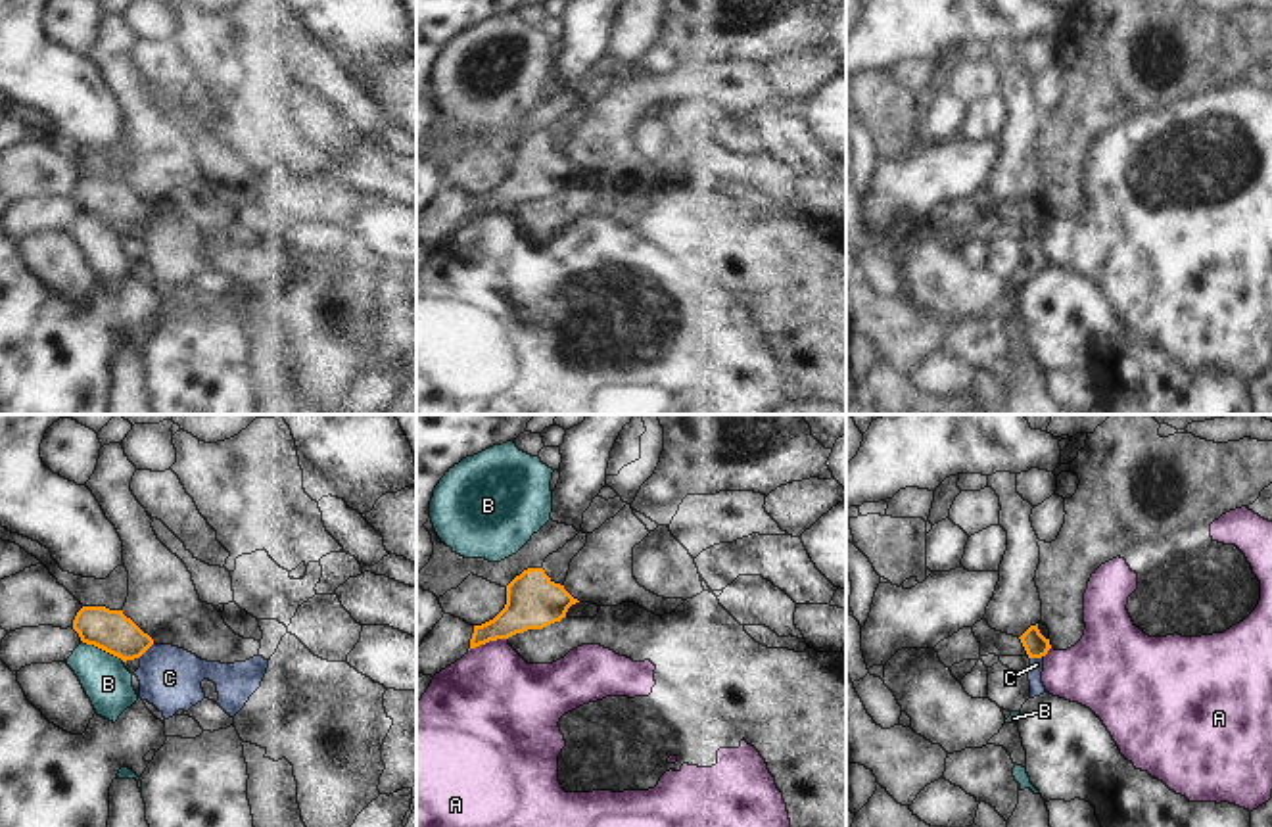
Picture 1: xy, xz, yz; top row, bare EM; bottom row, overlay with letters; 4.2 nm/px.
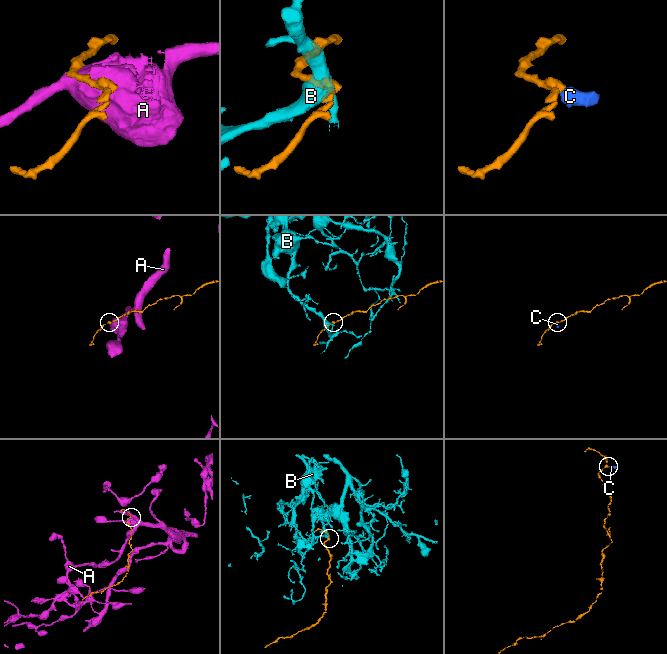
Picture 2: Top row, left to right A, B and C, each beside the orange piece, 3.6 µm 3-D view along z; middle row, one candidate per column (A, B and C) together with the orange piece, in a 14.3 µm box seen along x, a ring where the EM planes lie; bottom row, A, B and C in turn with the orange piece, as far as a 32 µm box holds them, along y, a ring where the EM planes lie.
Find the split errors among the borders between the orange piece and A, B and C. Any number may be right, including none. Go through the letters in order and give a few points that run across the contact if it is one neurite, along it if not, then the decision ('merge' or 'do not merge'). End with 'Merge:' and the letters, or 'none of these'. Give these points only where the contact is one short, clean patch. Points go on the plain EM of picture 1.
A: do not merge
B: do not merge
C: do not merge
Merge: none of these

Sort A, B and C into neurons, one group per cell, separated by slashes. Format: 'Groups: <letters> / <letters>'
Groups: A / B / C.

